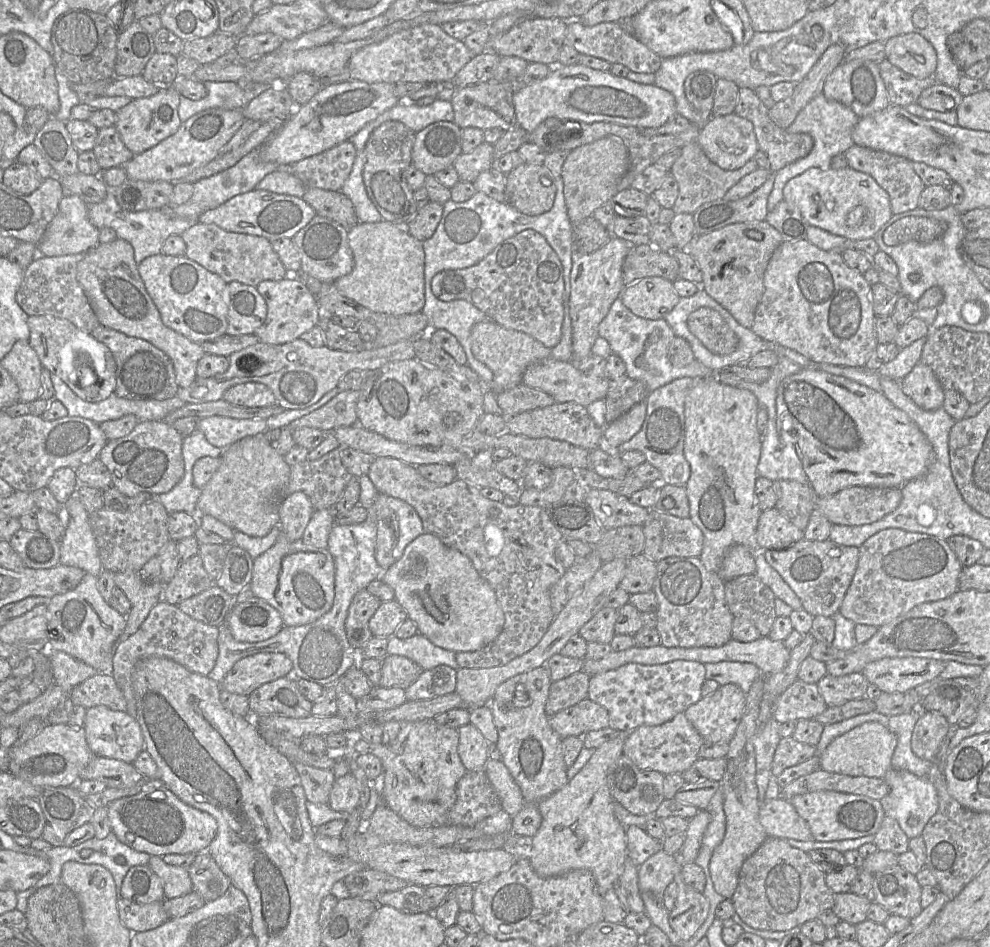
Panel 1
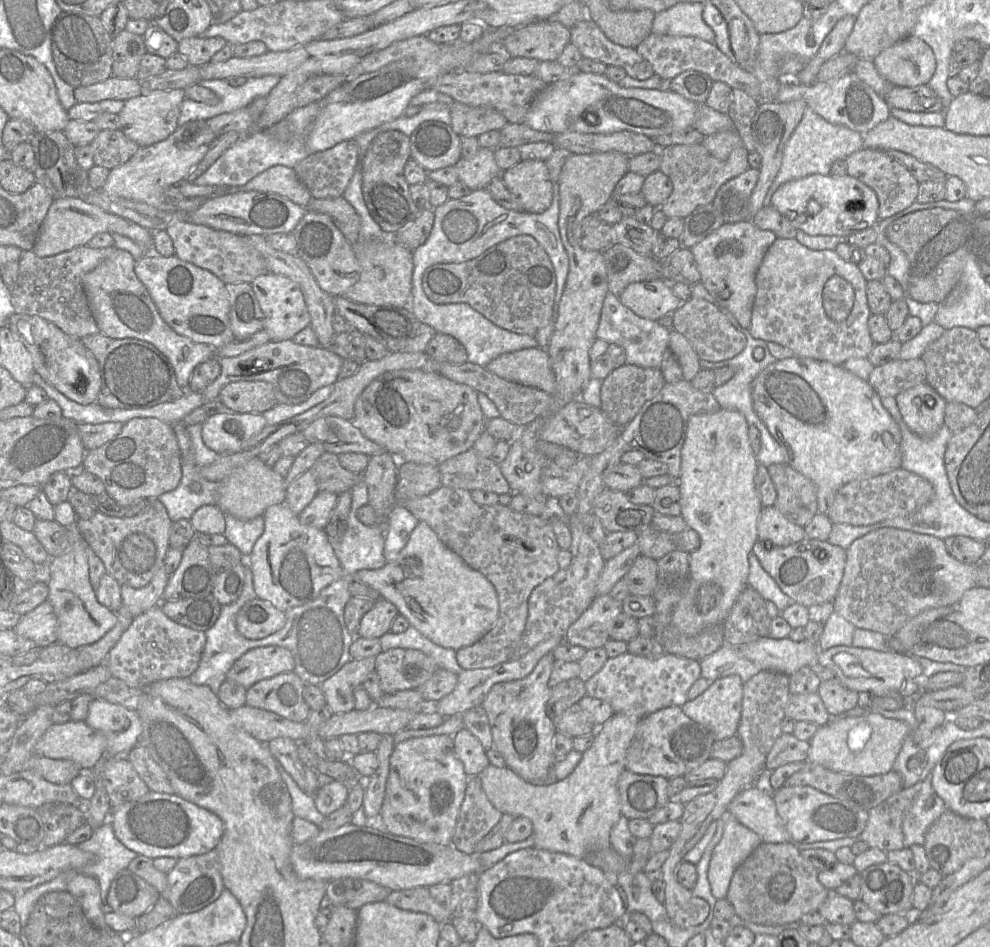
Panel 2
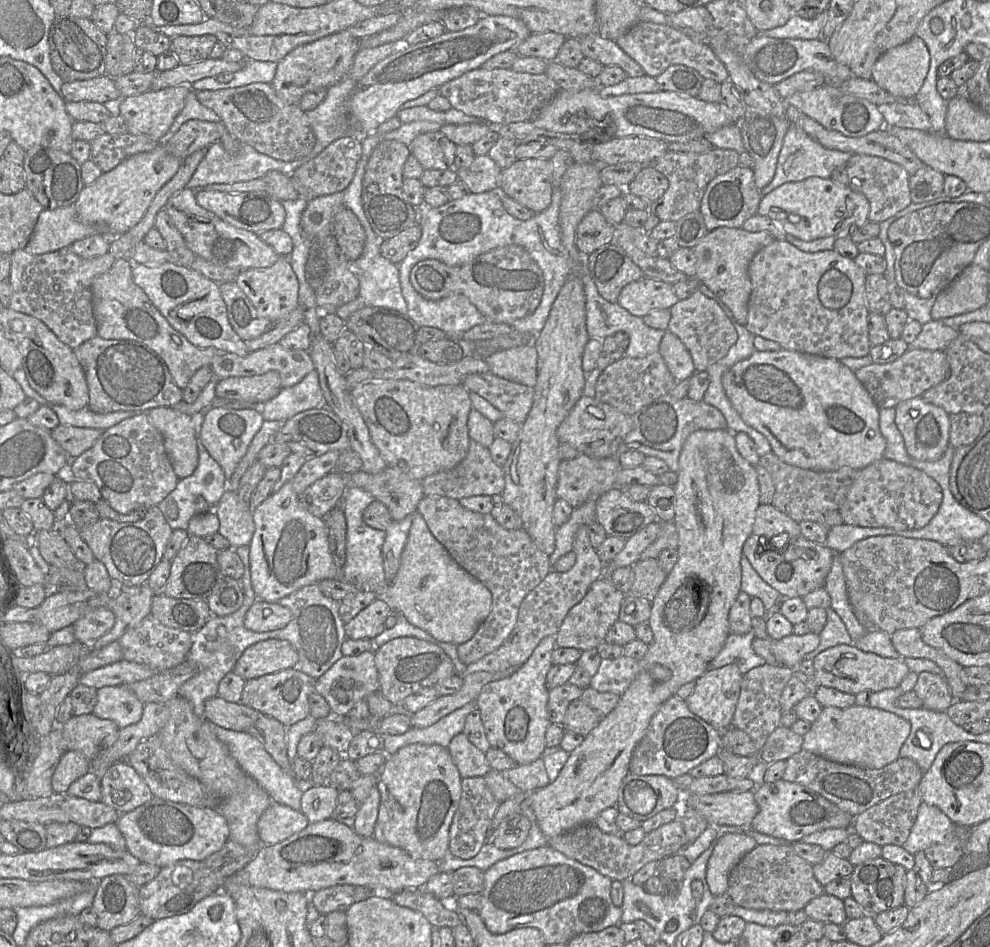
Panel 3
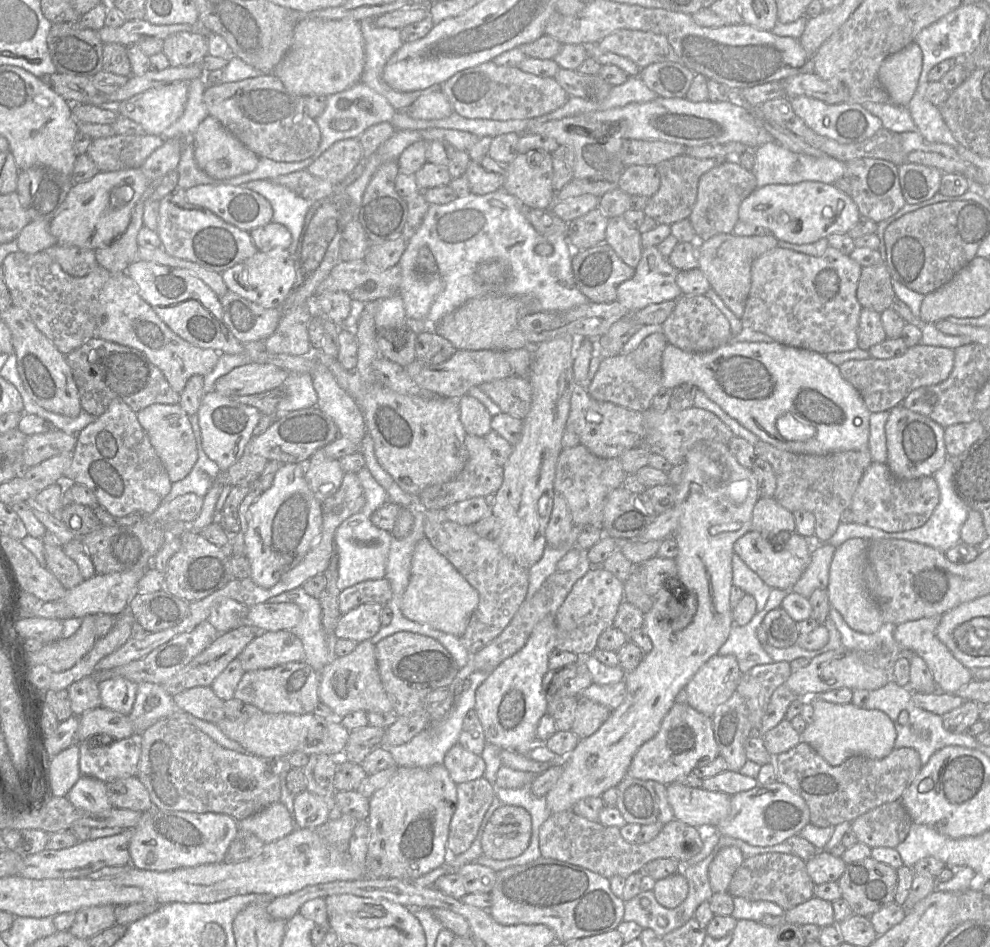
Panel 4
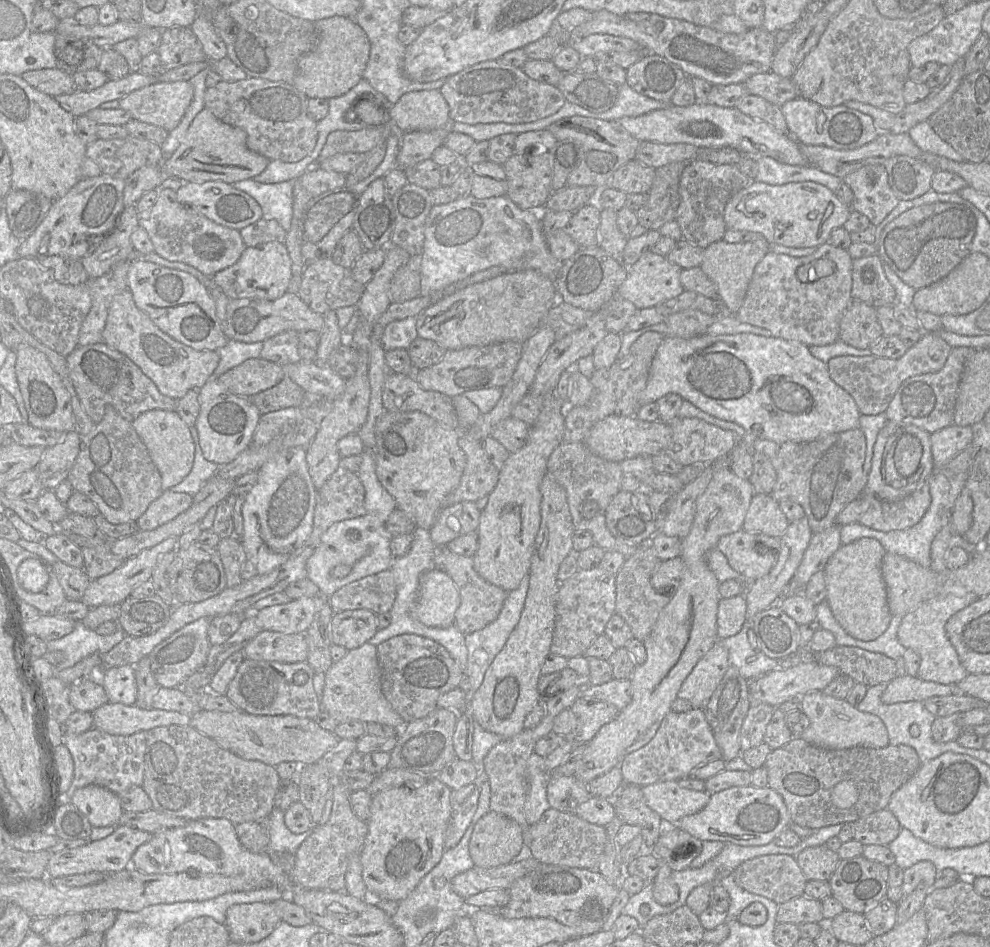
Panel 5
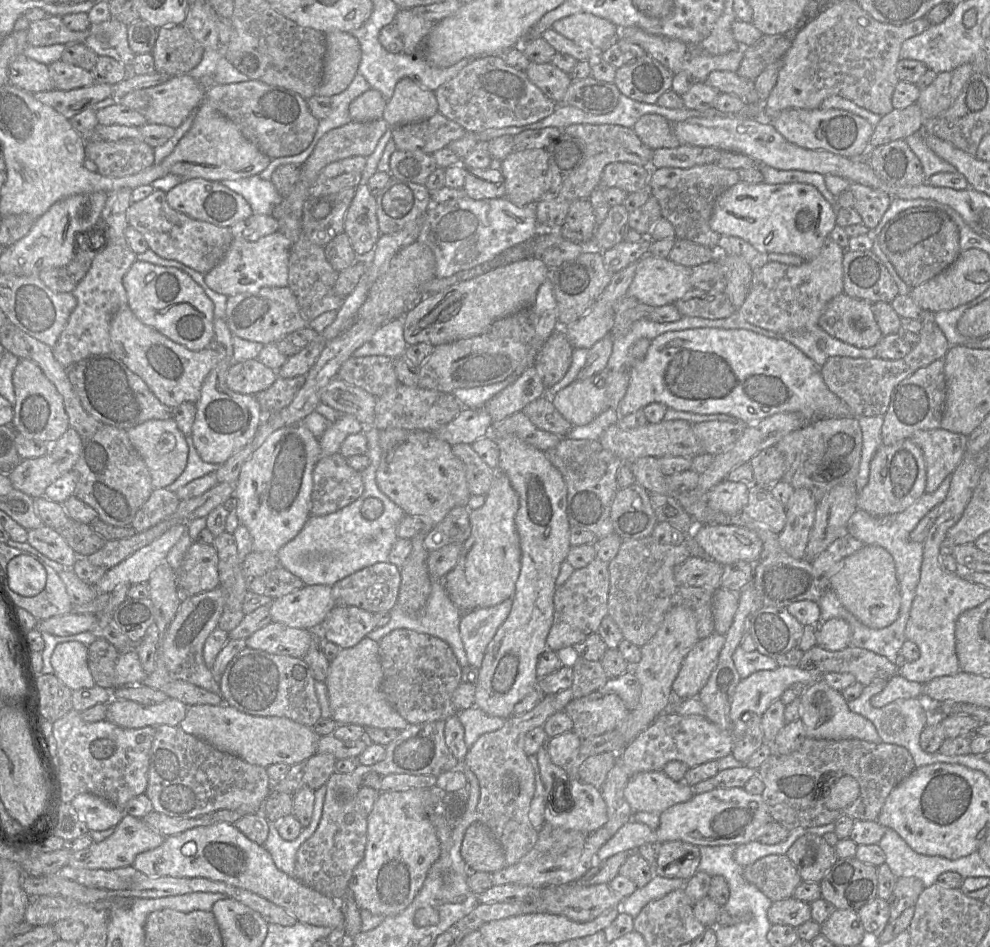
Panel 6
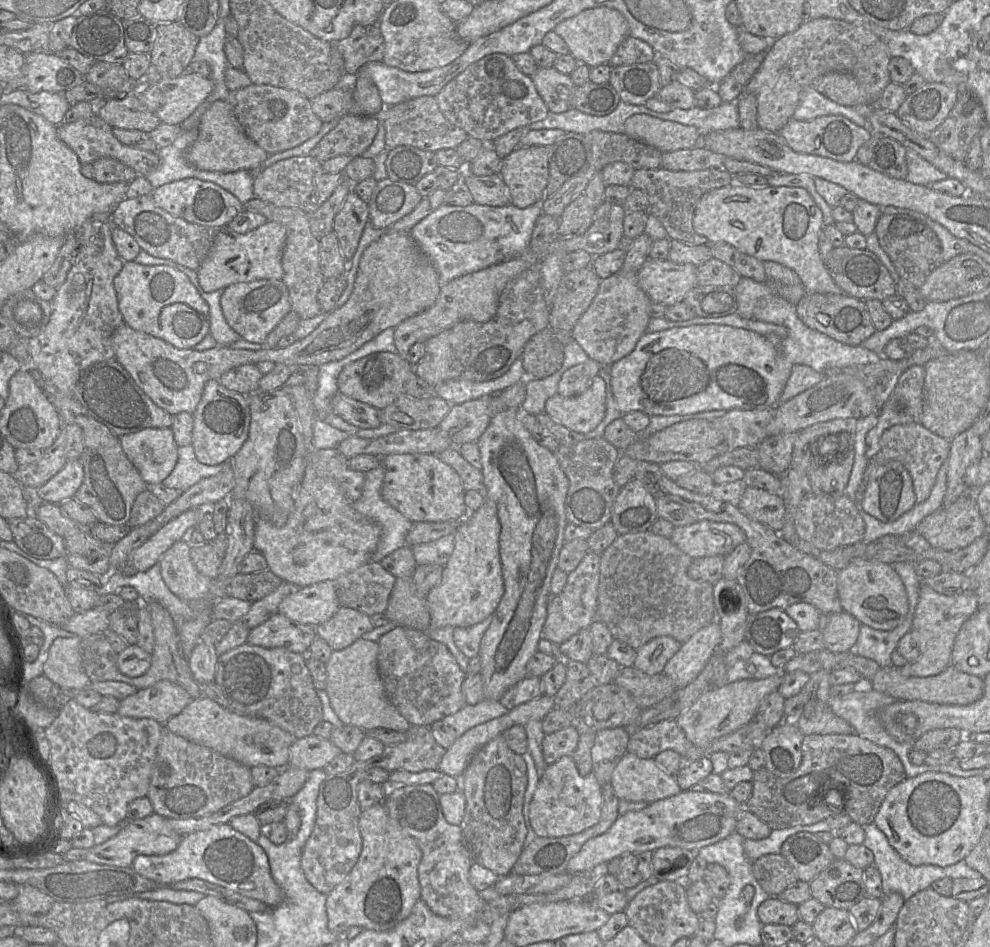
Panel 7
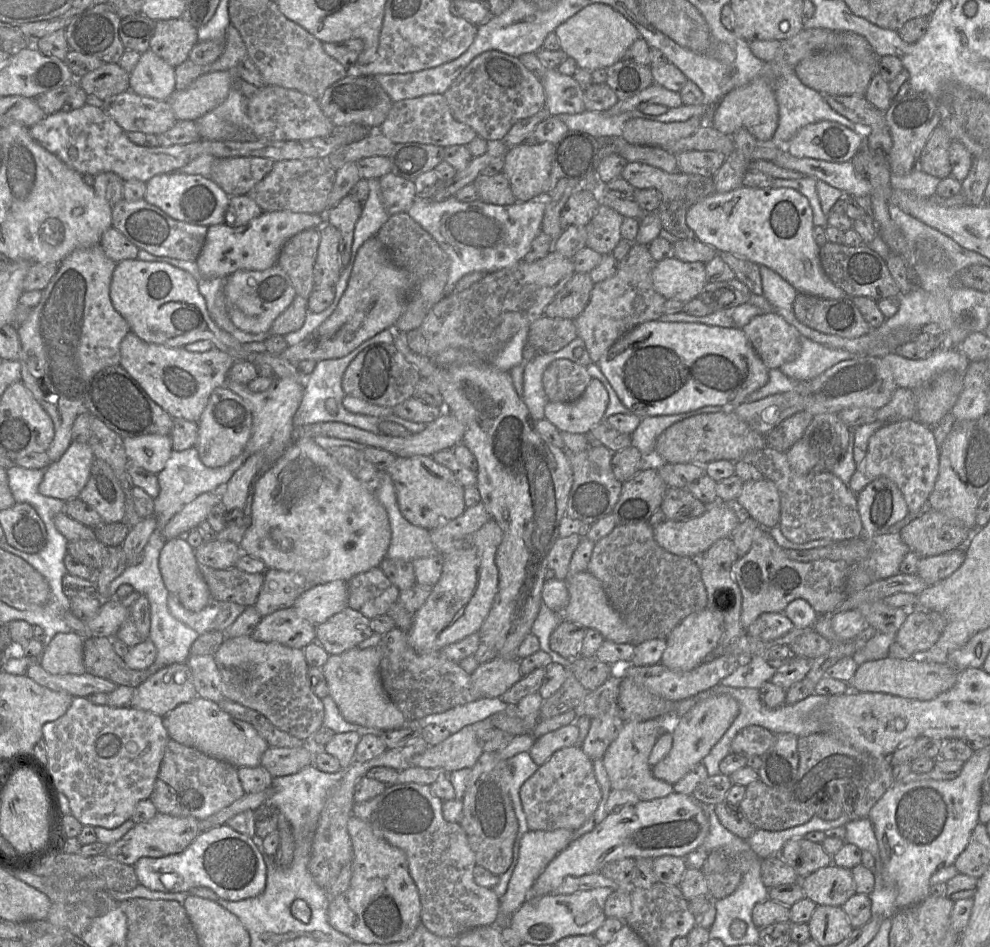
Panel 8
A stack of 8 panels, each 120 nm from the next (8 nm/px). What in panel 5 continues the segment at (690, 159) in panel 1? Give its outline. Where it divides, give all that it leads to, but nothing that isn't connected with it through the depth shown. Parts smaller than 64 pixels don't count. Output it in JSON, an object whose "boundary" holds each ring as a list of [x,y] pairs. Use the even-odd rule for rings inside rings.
{"boundary":[[[673,162],[655,169],[655,177],[648,192],[648,200],[637,211],[638,223],[648,230],[659,230],[666,222],[675,220],[680,204],[679,181],[687,162]]]}

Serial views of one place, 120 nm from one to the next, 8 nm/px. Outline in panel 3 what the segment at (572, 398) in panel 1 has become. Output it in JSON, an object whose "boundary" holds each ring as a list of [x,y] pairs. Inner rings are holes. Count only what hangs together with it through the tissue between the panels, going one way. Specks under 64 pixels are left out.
{"boundary":[[[533,344],[500,350],[484,358],[494,375],[532,388],[535,386],[538,357]]]}

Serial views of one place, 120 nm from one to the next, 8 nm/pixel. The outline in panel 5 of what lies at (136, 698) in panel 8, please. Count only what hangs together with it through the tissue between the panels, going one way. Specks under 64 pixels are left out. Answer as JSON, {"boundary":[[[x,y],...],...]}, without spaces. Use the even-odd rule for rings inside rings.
{"boundary":[[[107,702],[93,712],[93,727],[111,735],[131,735],[155,727],[190,724],[191,716],[176,711],[144,709]]]}

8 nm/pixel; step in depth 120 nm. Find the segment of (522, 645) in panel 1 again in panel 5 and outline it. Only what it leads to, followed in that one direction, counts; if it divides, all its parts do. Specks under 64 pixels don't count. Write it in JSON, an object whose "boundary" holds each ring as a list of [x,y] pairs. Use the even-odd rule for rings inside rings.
{"boundary":[[[437,545],[434,547],[434,559],[436,568],[446,572],[458,588],[460,604],[455,613],[454,624],[463,635],[483,629],[498,617],[510,591],[483,579],[474,569],[473,557],[455,554],[446,545]]]}

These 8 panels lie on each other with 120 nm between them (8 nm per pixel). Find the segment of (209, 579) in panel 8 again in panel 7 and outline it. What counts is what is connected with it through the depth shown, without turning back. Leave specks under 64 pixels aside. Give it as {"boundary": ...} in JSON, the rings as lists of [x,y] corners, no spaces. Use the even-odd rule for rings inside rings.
{"boundary":[[[269,569],[250,574],[239,572],[226,587],[226,597],[255,602],[275,591],[282,582]]]}

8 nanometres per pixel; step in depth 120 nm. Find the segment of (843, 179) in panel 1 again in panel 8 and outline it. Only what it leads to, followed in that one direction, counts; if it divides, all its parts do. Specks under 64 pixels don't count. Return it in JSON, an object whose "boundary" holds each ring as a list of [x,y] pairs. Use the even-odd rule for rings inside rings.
{"boundary":[[[741,186],[726,193],[714,192],[692,205],[686,224],[696,239],[714,247],[718,253],[729,252],[779,274],[798,293],[825,299],[850,298],[827,277],[821,266],[819,246],[813,238],[813,212],[808,199],[792,188],[753,188]]]}

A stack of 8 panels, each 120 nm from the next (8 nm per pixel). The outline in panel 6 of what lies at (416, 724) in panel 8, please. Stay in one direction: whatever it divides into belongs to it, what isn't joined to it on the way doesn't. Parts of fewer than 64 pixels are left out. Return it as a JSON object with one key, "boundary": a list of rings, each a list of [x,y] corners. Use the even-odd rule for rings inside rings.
{"boundary":[[[476,706],[458,711],[457,716],[464,727],[464,739],[468,748],[482,734],[500,729],[506,720],[501,717],[490,716]]]}

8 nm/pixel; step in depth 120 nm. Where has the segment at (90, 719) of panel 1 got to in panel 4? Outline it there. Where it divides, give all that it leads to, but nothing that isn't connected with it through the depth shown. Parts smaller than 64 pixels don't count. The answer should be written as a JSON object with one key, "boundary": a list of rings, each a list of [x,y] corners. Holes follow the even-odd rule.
{"boundary":[[[124,677],[99,680],[101,706],[129,715],[133,708],[138,683]]]}

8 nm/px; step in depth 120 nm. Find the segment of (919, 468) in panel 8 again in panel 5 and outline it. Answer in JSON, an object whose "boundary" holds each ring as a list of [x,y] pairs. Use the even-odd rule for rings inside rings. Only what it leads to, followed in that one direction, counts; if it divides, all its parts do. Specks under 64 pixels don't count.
{"boundary":[[[951,425],[930,434],[934,472],[943,468],[973,440],[971,426]]]}

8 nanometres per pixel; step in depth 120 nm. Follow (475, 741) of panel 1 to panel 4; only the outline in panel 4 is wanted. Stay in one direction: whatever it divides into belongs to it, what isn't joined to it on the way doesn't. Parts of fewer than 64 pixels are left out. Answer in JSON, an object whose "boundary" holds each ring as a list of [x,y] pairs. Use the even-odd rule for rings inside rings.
{"boundary":[[[456,743],[447,752],[443,765],[456,784],[483,777],[486,768],[481,754],[476,755],[459,743]]]}

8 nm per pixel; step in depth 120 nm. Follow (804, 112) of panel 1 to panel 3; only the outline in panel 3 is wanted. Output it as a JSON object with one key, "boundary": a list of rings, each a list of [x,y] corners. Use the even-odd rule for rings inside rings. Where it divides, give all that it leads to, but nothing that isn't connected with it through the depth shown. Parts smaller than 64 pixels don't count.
{"boundary":[[[790,126],[784,137],[775,175],[772,181],[765,188],[760,190],[762,197],[788,182],[803,181],[810,177],[828,179],[831,177],[834,169],[839,166],[845,166],[852,155],[854,154],[825,148],[809,137],[801,128]]]}

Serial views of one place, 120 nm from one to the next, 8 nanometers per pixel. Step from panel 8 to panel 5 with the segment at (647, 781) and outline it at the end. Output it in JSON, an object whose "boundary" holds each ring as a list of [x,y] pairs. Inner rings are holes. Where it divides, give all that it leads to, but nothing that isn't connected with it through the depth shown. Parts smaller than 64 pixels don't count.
{"boundary":[[[676,780],[642,786],[647,805],[657,812],[666,825],[676,825],[683,817],[702,810],[711,793],[683,788]]]}

